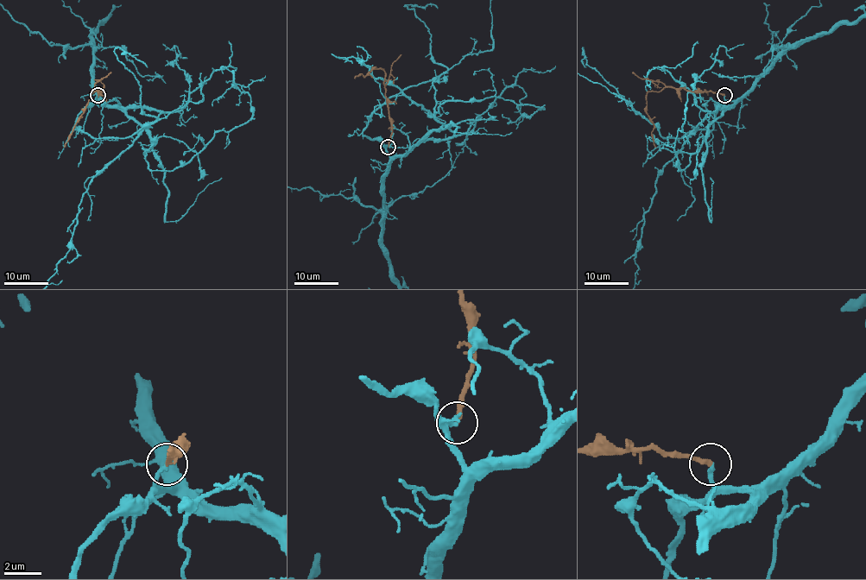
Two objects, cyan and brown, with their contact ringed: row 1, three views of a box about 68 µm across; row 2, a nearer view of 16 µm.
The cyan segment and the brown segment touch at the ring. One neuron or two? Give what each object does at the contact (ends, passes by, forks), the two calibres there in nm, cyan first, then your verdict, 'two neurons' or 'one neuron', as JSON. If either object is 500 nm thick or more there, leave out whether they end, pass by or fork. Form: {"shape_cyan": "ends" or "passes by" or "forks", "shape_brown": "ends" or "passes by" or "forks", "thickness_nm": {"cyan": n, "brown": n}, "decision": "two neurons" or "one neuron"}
{"shape_cyan": "ends", "shape_brown": "ends", "thickness_nm": {"cyan": 200, "brown": 200}, "decision": "one neuron"}

